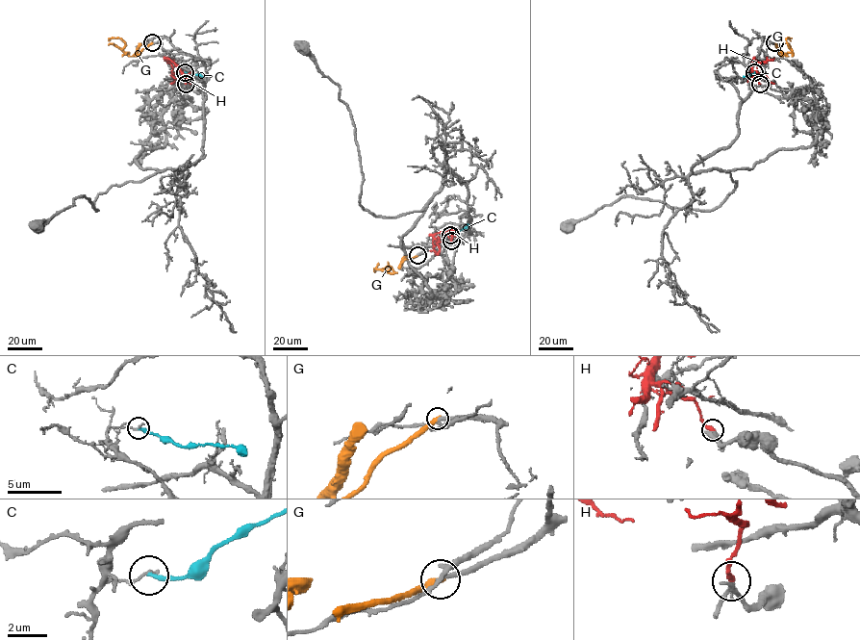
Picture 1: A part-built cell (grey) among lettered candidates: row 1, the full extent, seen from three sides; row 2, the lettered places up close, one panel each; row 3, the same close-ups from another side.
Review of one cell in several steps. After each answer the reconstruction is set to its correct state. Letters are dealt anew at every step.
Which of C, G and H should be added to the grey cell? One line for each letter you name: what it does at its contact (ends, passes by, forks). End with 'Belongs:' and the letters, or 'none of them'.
Belongs: none of them

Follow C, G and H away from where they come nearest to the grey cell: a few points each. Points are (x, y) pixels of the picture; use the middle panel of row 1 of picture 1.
C: (450, 235), (467, 224)
G: (417, 255), (406, 258), (396, 272), (390, 273), (391, 268), (388, 267), (373, 271)
H: (451, 241), (450, 232), (433, 235), (440, 248), (437, 255)

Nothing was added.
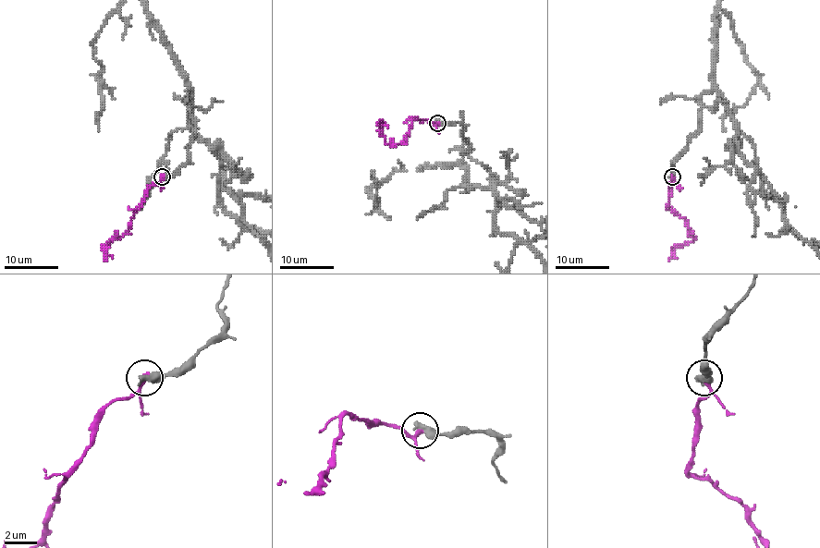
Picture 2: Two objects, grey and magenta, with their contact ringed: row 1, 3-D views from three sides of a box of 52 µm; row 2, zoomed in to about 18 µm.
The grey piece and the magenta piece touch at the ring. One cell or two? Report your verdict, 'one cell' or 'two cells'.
two cells

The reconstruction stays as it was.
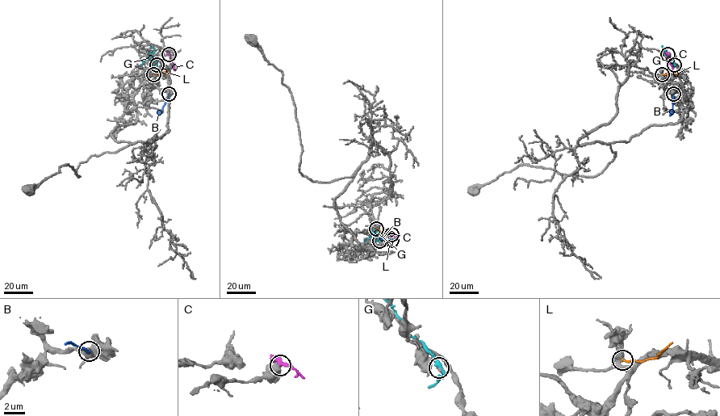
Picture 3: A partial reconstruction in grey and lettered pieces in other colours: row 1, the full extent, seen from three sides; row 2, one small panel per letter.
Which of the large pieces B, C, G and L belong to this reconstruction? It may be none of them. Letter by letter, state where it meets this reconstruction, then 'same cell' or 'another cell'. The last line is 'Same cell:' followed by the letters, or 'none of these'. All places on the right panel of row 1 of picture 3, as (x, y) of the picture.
B: meets grey at (673, 94); same cell
C: meets grey at (667, 54); another cell
G: meets grey at (674, 65); another cell
L: meets grey at (662, 74); another cell
Same cell: B

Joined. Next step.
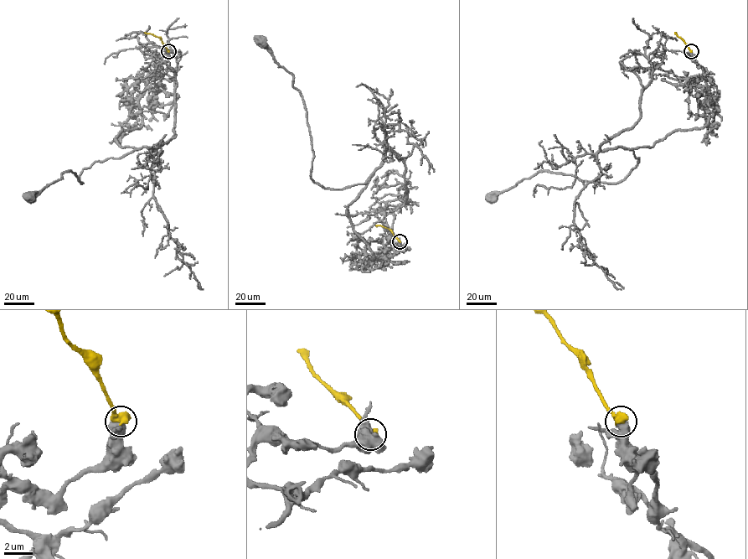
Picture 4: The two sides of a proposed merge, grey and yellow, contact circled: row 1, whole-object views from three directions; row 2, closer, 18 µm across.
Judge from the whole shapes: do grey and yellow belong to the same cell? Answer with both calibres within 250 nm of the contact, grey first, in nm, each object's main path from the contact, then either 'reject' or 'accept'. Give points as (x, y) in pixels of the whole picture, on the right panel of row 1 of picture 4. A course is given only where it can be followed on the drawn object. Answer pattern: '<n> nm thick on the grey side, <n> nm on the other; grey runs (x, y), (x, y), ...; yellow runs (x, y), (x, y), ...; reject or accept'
850 nm thick on the grey side, 650 nm on the other; grey runs (691, 52), (704, 74), (707, 125), (632, 148), (638, 163), (616, 183), (539, 171), (490, 198); yellow runs (691, 52), (675, 33); reject

